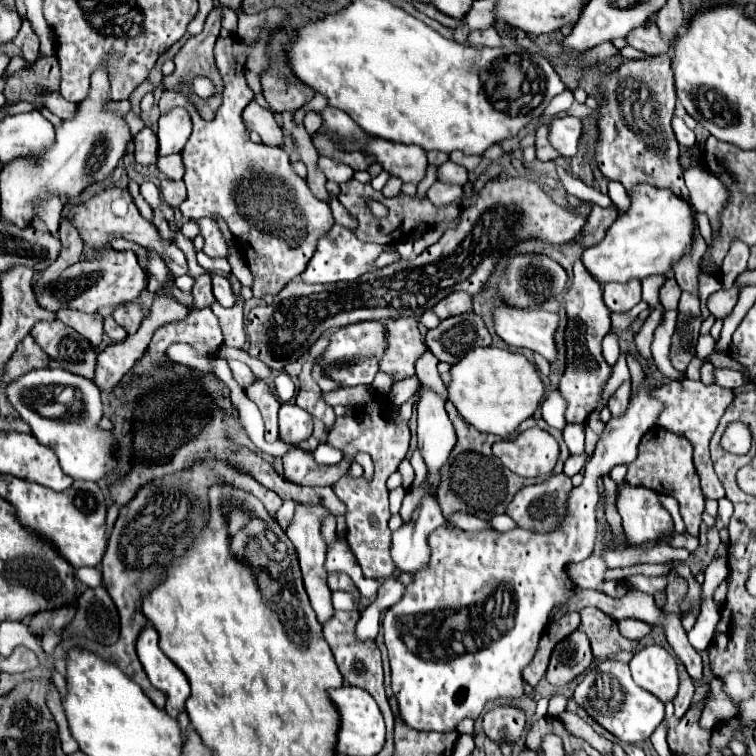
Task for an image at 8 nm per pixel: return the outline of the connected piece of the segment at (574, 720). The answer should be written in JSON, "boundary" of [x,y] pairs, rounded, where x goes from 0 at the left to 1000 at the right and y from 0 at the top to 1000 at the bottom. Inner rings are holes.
{"boundary":[[[746,940],[738,946],[738,951],[746,956],[746,962],[762,972],[762,975],[770,975],[772,980],[778,980],[786,991],[791,991],[794,996],[802,996],[802,993],[810,993],[810,983],[799,975],[794,975],[775,954],[770,954],[765,946],[754,943],[754,940]]]}

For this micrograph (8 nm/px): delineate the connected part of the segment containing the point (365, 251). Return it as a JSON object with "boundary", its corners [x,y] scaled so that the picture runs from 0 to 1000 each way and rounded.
{"boundary":[[[442,295],[437,300],[437,306],[431,311],[426,311],[421,316],[421,327],[418,335],[413,337],[413,343],[407,345],[407,353],[399,358],[397,369],[402,374],[447,374],[447,372],[468,372],[476,364],[481,364],[484,358],[489,358],[495,343],[508,332],[508,324],[500,321],[479,321],[471,316],[471,311]]]}

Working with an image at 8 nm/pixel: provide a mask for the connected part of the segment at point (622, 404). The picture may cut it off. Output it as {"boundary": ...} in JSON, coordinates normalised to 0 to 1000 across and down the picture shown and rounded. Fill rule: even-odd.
{"boundary":[[[825,504],[825,507],[815,515],[815,520],[804,528],[804,538],[807,538],[807,544],[810,544],[810,552],[817,552],[817,549],[828,541],[828,533],[831,533],[831,528],[833,528],[833,517],[836,517],[833,504]]]}

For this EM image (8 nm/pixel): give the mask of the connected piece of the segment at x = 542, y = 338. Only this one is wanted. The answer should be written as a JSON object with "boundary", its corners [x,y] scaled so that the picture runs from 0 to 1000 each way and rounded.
{"boundary":[[[659,403],[651,411],[656,443],[672,456],[693,459],[714,467],[720,475],[735,475],[733,438],[738,433],[738,417],[725,414],[714,406],[685,409],[677,403]]]}

